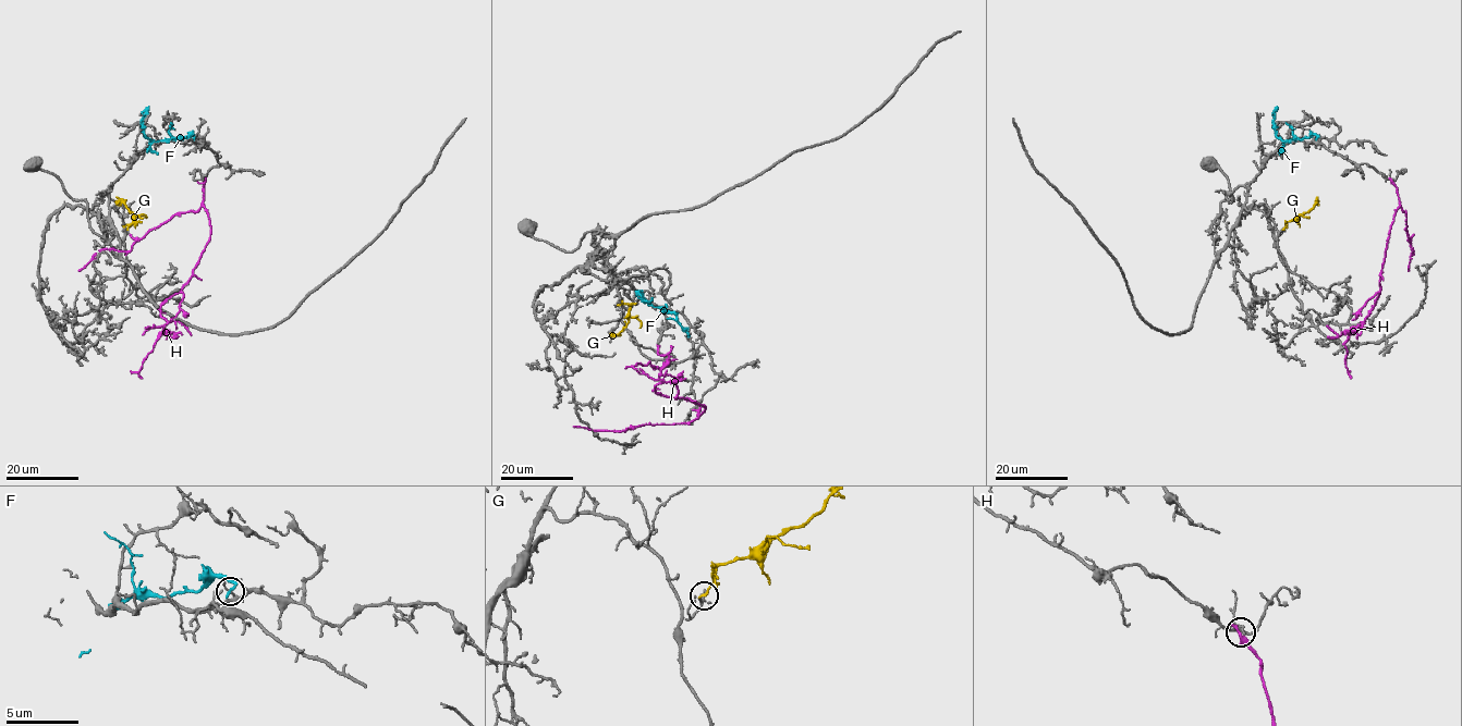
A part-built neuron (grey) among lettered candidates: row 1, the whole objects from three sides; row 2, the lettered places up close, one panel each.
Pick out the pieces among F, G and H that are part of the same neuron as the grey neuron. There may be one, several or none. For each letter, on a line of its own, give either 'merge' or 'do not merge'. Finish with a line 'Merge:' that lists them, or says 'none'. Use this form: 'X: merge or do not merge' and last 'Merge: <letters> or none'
F: do not merge
G: do not merge
H: do not merge
Merge: none

